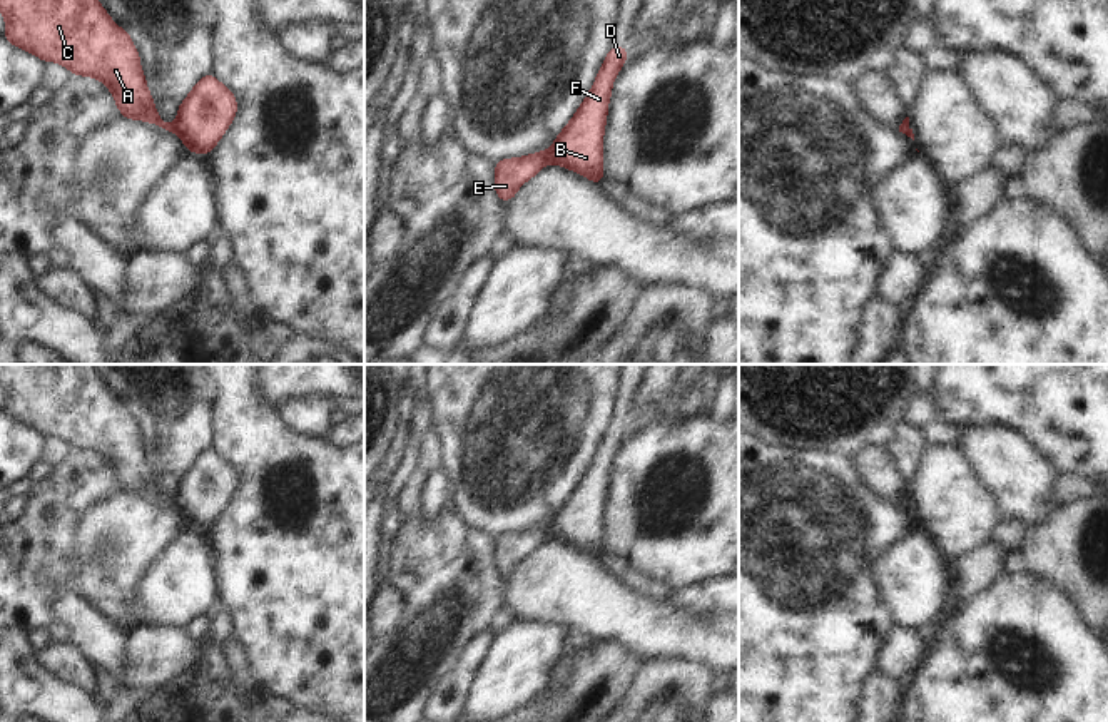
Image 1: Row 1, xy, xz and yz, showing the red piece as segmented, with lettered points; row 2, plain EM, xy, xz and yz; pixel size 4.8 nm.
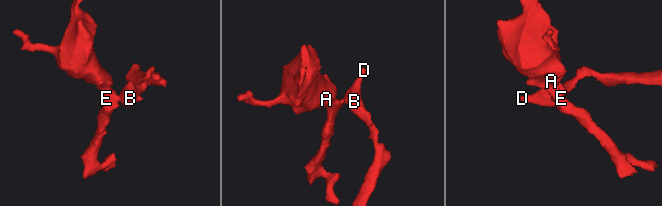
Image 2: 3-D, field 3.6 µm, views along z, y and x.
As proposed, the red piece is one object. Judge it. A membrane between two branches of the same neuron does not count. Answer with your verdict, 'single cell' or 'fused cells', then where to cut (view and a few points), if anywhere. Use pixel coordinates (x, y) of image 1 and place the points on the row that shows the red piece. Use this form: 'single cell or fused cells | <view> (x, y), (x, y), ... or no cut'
fused cells | xz (547, 151), (550, 161)

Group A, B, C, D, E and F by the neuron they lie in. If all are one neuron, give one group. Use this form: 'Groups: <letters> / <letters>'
Groups: A C E / B D F

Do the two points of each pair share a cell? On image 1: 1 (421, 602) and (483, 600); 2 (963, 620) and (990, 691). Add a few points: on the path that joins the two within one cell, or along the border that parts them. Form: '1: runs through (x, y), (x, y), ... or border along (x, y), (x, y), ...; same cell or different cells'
1: runs through (437, 595), (453, 582), (468, 592); same cell
2: runs through (971, 639), (971, 677); same cell

